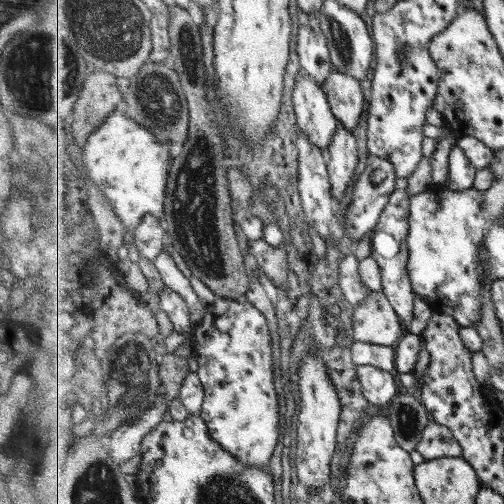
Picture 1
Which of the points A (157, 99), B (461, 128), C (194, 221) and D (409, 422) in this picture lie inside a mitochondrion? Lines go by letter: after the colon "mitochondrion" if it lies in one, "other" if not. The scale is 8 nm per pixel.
A: mitochondrion
B: other
C: mitochondrion
D: mitochondrion

